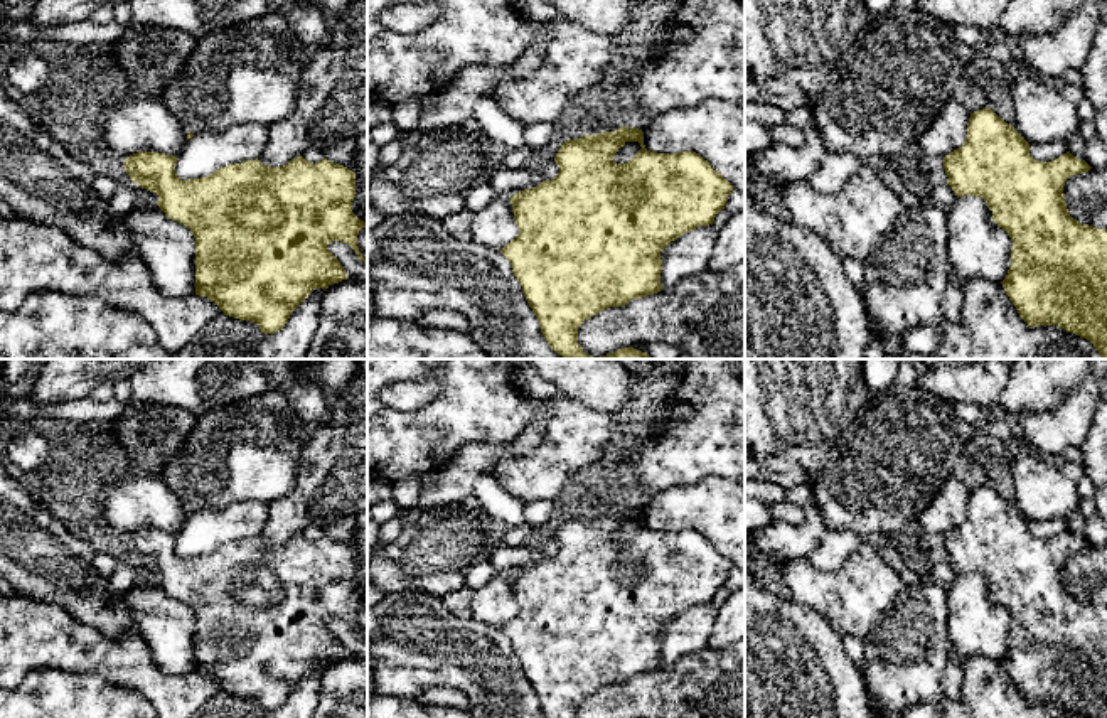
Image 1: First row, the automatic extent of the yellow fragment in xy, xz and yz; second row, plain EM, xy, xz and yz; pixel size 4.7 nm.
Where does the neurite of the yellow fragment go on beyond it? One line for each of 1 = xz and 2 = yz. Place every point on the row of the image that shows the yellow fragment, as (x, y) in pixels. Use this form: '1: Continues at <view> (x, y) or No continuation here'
1: No continuation here
2: No continuation here

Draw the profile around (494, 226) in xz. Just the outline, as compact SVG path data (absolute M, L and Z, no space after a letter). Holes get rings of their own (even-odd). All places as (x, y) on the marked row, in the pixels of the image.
M495 197L475 212L470 224L472 241L492 249L502 249L519 234L509 197Z

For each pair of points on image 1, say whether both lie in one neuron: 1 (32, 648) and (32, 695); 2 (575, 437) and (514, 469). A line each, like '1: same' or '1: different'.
1: different
2: same

